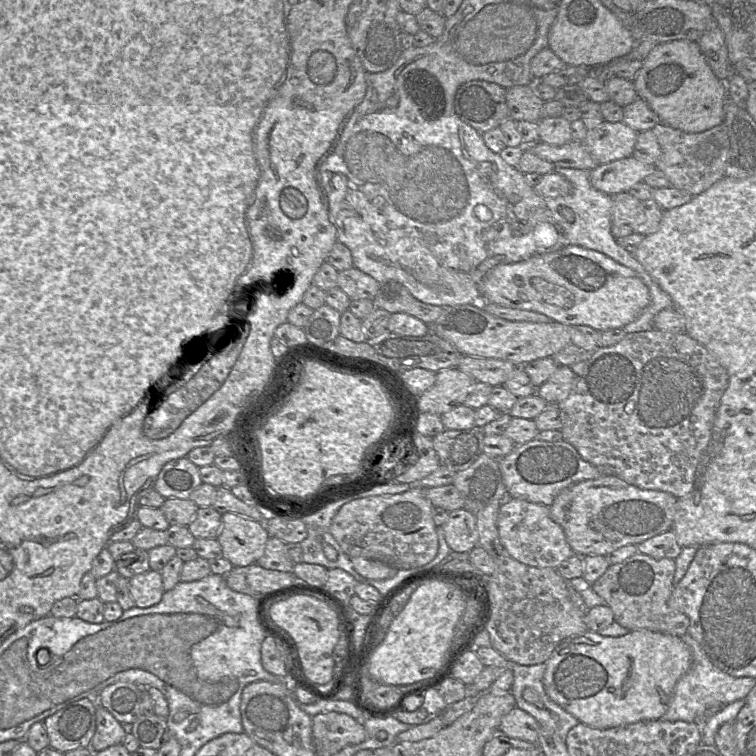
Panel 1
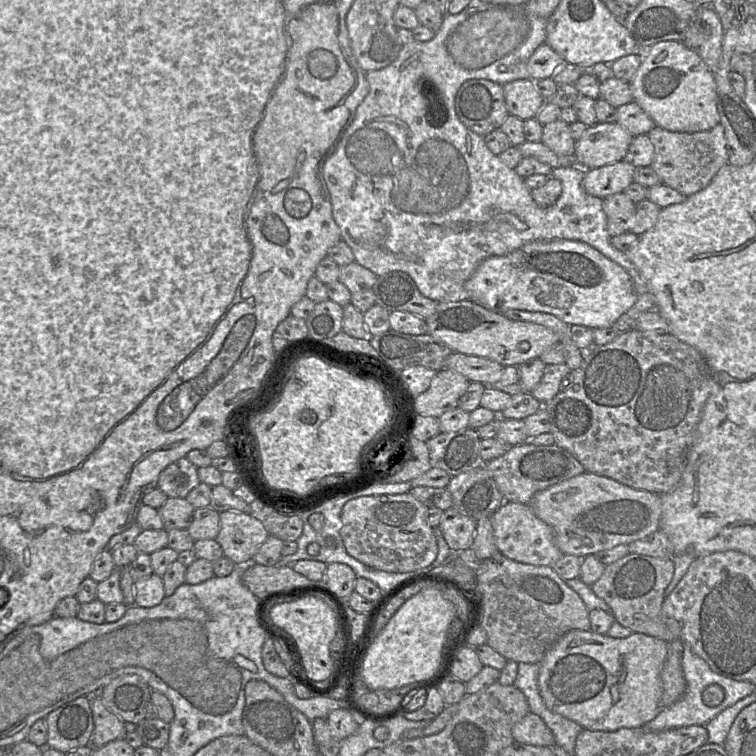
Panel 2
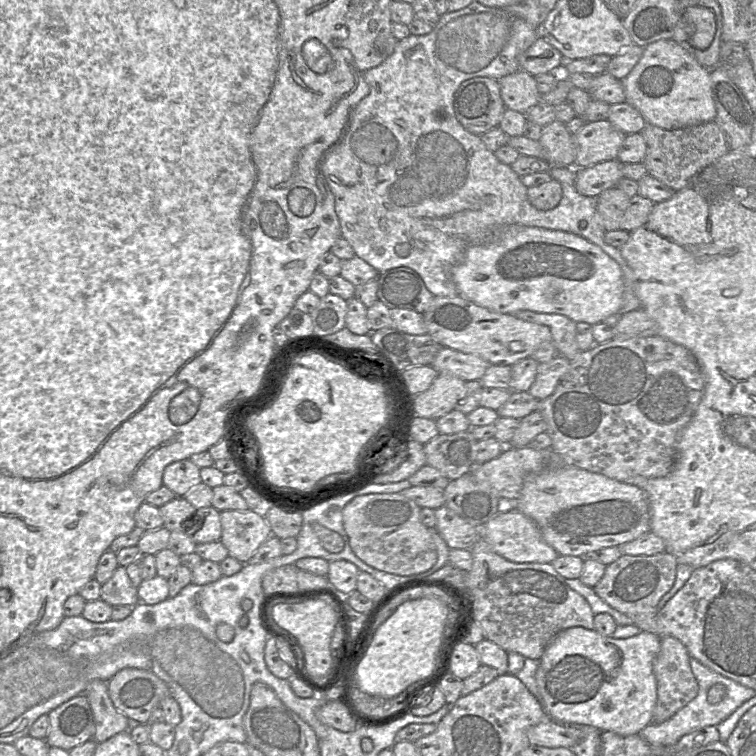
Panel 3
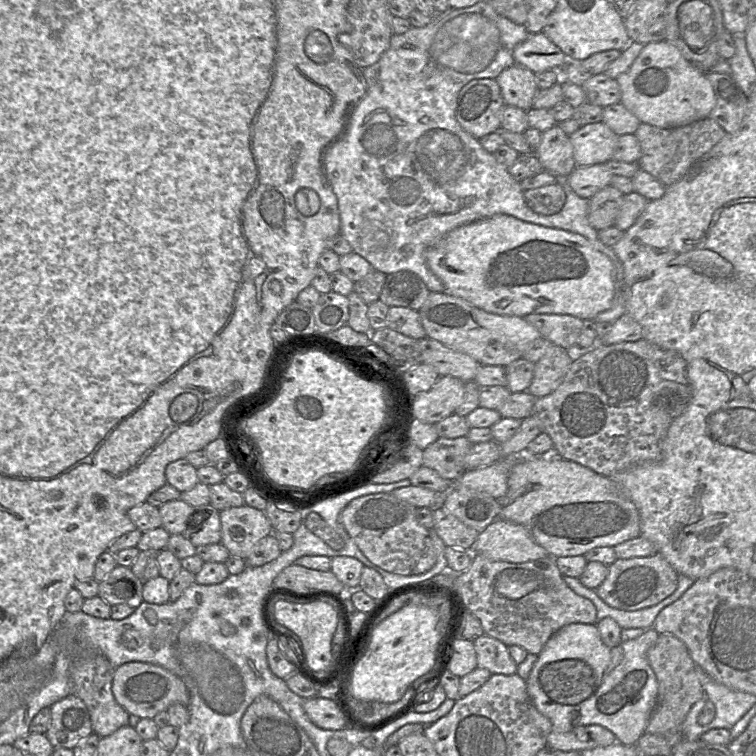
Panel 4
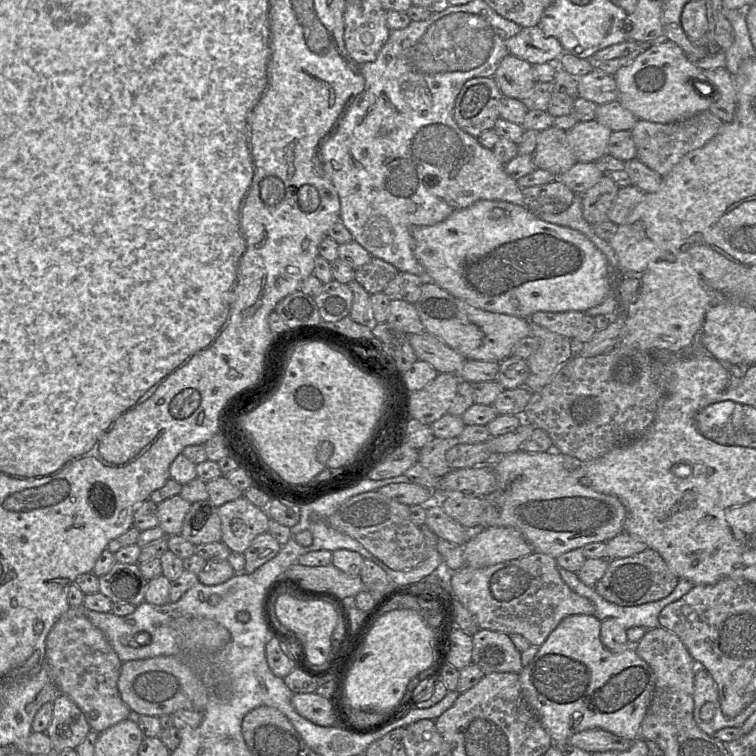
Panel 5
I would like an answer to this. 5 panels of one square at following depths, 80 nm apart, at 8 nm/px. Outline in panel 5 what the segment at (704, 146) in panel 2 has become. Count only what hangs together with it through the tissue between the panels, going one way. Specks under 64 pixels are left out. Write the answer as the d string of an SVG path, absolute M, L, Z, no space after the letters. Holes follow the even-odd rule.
M709 110L682 121L667 124L637 120L631 130L637 149L636 158L664 177L687 153L702 147L713 138L722 124L723 122Z

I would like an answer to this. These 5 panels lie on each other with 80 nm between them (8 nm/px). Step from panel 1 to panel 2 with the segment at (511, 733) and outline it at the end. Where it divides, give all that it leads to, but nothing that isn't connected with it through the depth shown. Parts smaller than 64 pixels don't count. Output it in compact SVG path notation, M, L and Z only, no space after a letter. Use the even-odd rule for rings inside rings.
M529 712L512 727L514 741L535 746L551 747L555 744L552 731L538 715Z

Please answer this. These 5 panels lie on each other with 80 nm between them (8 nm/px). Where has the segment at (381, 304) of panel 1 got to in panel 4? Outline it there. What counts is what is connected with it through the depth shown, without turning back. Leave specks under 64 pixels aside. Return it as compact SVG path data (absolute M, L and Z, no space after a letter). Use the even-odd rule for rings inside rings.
M398 271L386 275L379 299L388 307L406 307L418 311L429 293L419 276L410 271Z

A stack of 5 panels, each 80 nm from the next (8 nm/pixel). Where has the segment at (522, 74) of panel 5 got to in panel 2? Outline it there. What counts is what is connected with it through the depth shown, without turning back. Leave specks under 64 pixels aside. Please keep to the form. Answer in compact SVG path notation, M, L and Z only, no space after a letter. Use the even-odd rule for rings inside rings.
M531 78L503 84L503 93L509 115L522 120L535 118L546 101Z

